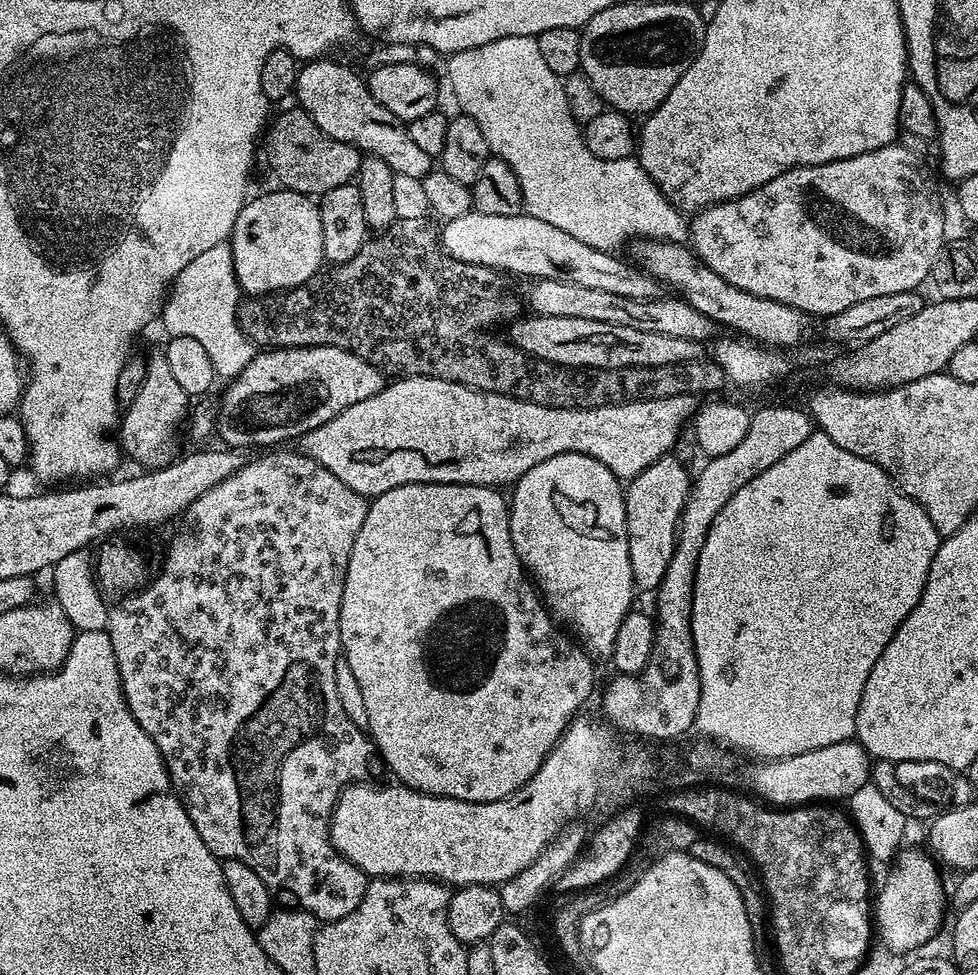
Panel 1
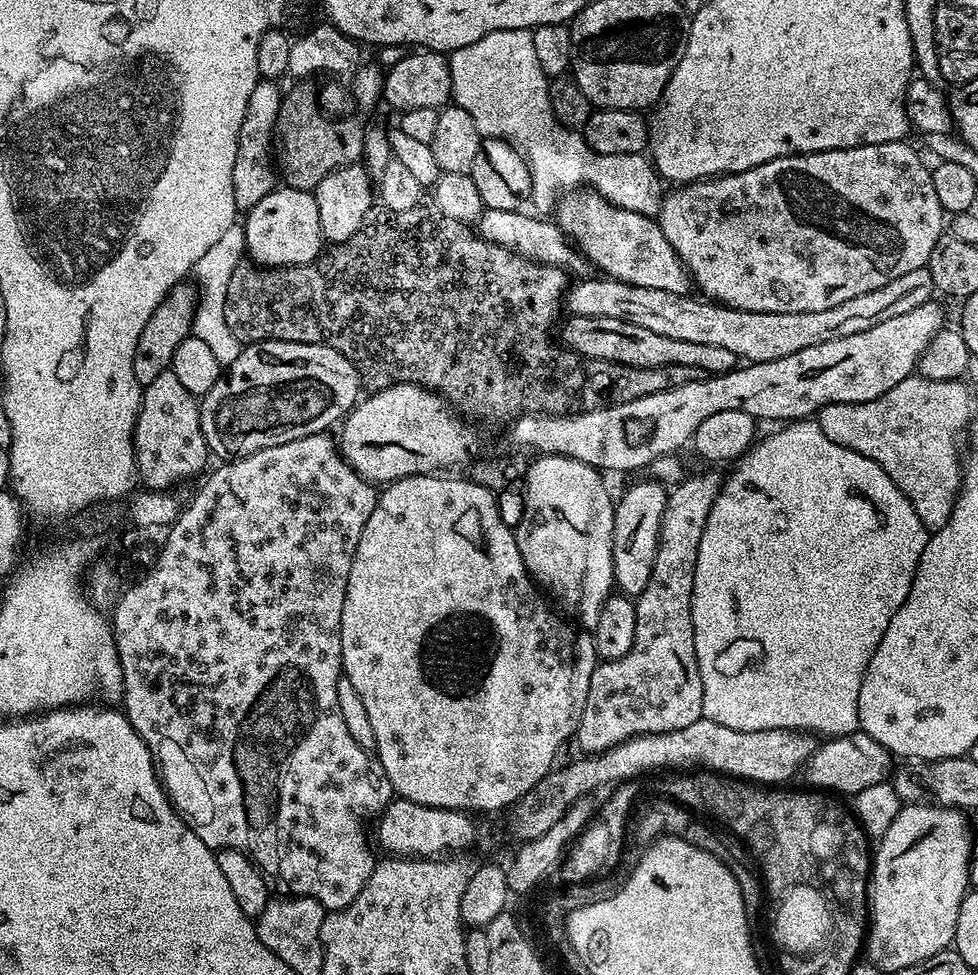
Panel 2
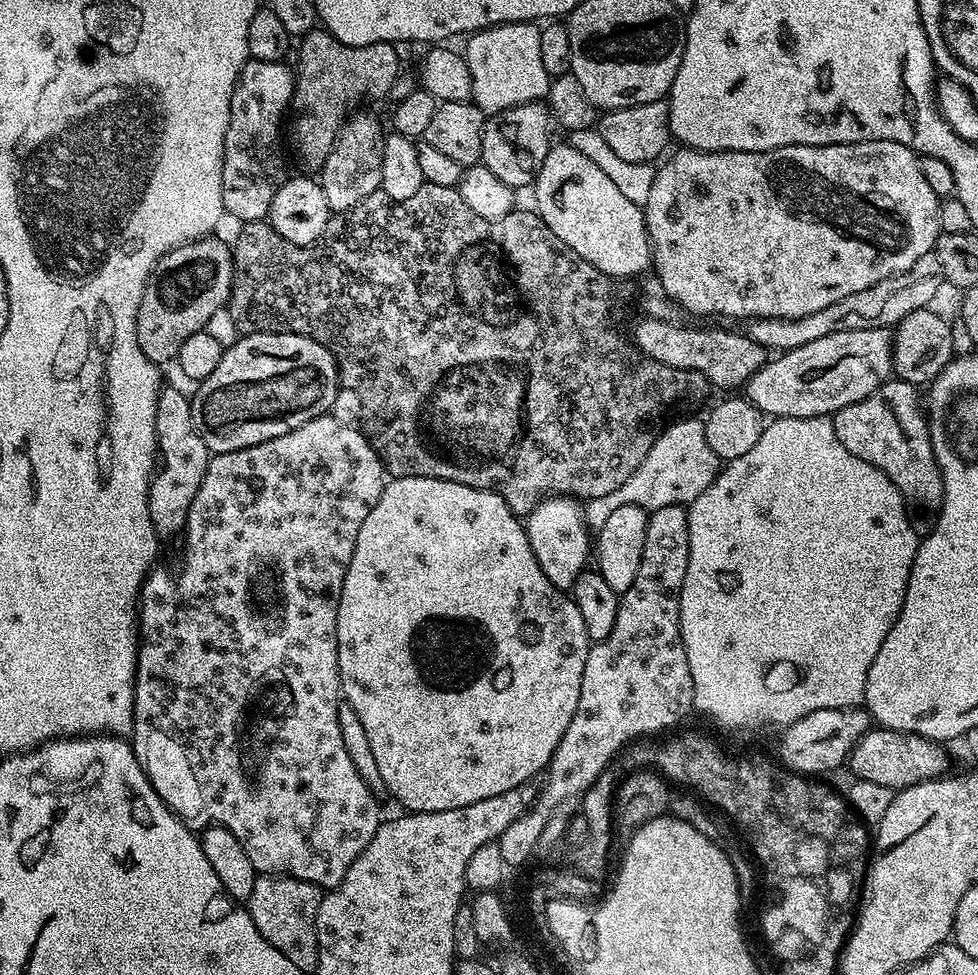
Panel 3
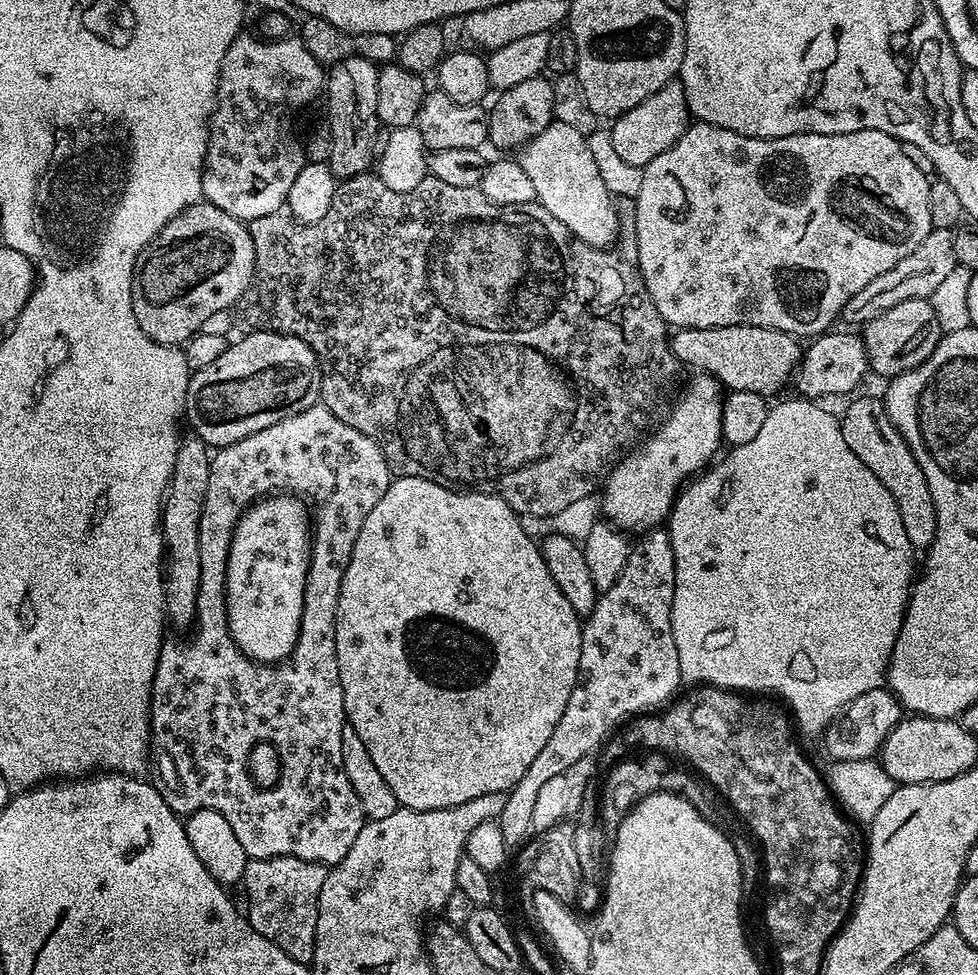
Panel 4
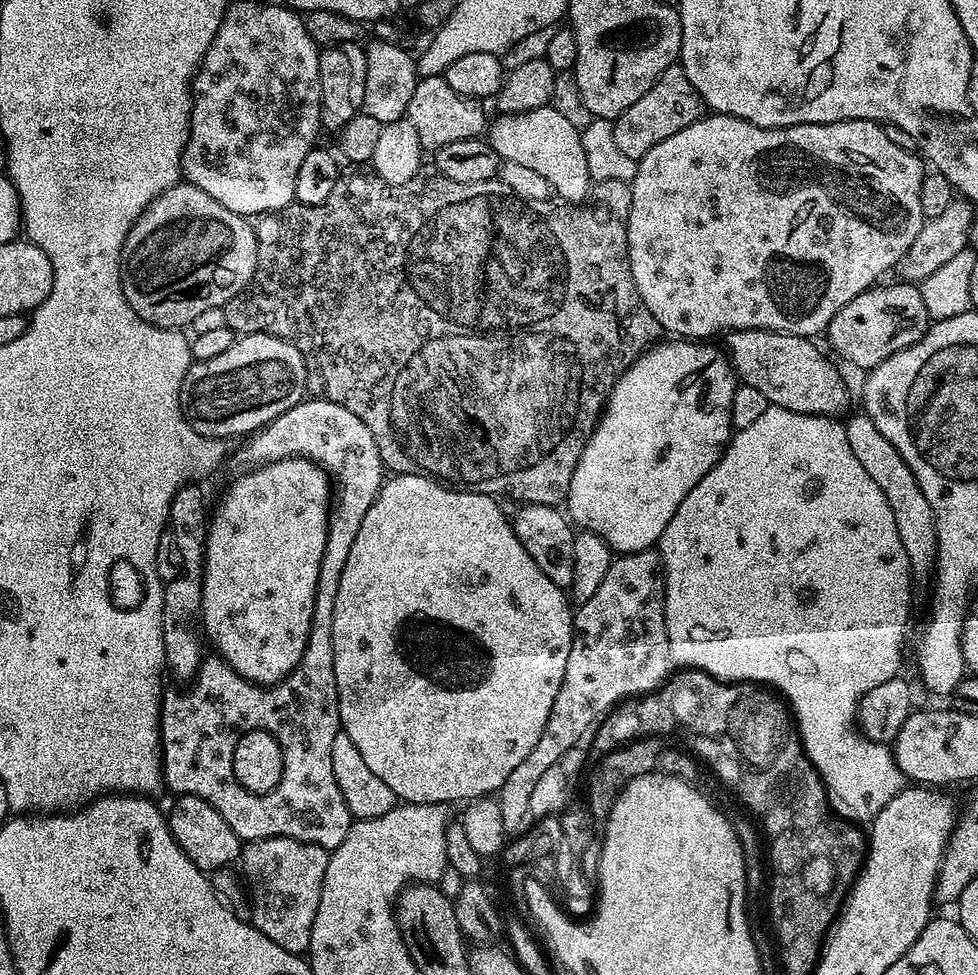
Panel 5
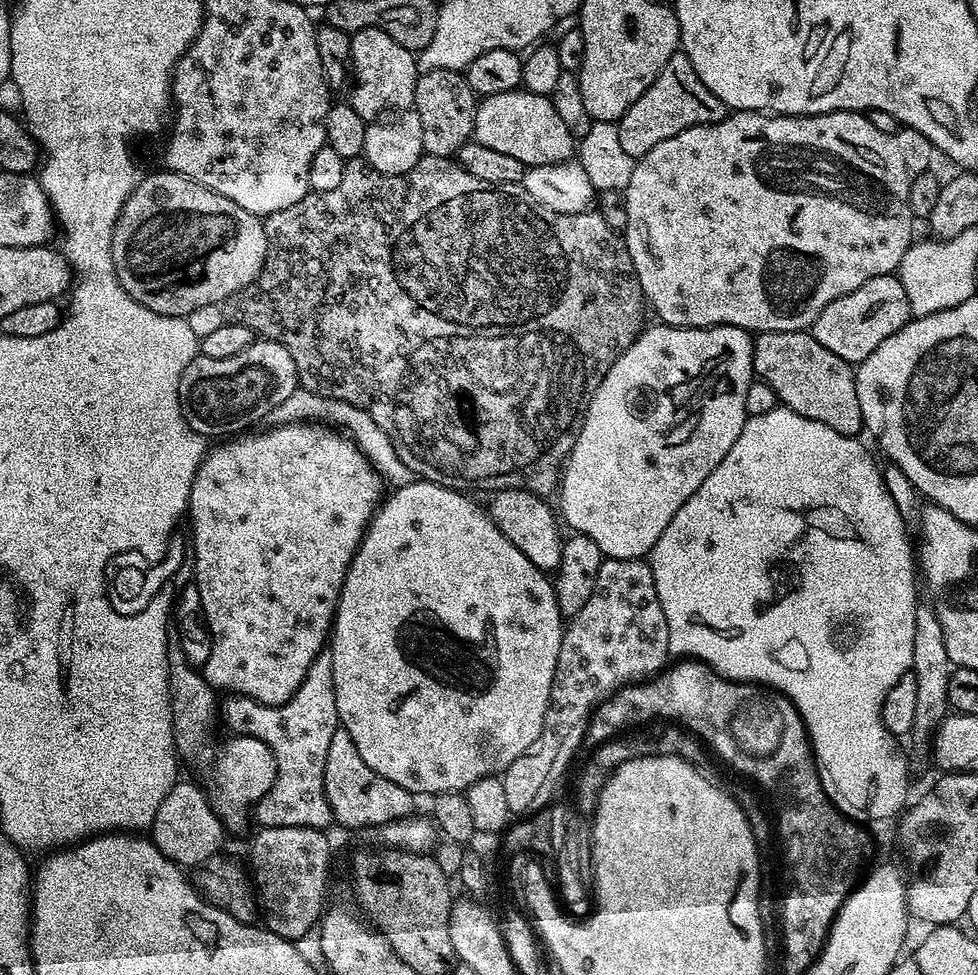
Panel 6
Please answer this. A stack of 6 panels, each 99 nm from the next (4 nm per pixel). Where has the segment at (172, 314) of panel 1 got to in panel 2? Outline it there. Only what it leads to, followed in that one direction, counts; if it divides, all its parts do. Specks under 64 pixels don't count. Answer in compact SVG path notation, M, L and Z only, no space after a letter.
M234 223L230 226L230 230L225 230L222 238L218 238L218 242L214 242L214 246L210 246L210 250L206 250L206 254L202 254L202 258L198 258L198 262L191 269L191 273L196 275L194 284L199 292L191 335L202 338L210 346L210 350L214 351L214 356L218 358L221 366L232 364L234 358L238 358L242 347L241 341L237 340L236 335L232 333L232 326L228 323L228 317L224 315L224 307L228 301L230 278L241 264L247 247L243 223Z

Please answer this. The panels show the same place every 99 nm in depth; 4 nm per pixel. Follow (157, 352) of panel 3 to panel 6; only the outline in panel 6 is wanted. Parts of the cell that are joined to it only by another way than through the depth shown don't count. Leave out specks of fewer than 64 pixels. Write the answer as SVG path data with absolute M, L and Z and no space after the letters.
M159 170L141 179L126 198L112 235L112 261L120 285L142 306L163 316L187 318L198 306L223 305L230 294L250 286L259 276L268 243L264 221L250 210L242 210L230 198L194 182L177 172Z

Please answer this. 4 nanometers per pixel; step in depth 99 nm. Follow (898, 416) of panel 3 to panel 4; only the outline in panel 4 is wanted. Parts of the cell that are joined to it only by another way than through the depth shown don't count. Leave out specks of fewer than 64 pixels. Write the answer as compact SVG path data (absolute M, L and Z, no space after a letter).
M857 395L852 405L839 417L842 438L846 438L846 446L854 450L854 458L890 490L890 498L898 506L898 514L902 514L902 527L906 530L906 538L910 538L913 549L926 550L936 537L936 511L934 498L930 498L930 486L926 486L926 474L922 474L922 466L914 458L910 446L902 438L902 434L892 424L888 412L879 399L872 396Z

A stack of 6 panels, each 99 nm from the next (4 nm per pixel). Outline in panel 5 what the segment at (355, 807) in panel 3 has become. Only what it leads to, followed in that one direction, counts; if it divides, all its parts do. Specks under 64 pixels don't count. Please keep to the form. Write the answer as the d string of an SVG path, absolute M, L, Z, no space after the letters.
M305 398L290 410L278 414L278 418L271 420L267 427L255 433L248 442L234 456L238 463L248 464L244 466L273 464L275 460L302 456L319 464L334 481L334 503L328 518L326 550L318 576L310 634L298 666L279 684L251 684L249 680L239 676L227 662L221 660L219 655L212 654L201 663L199 672L185 687L189 687L185 692L163 693L160 702L160 762L164 770L164 784L176 796L204 796L204 787L235 789L237 782L232 763L236 744L247 732L269 732L282 750L284 763L282 778L275 790L267 794L239 794L240 796L212 794L207 797L210 806L214 806L214 810L218 810L218 814L222 814L222 818L230 822L230 830L234 830L234 834L238 834L242 842L266 838L294 838L331 850L346 842L346 834L350 834L354 823L354 817L346 806L346 798L342 798L342 790L338 790L338 782L334 779L333 759L330 758L334 738L342 731L338 686L334 678L334 601L338 599L338 582L342 582L342 569L346 567L346 558L350 558L350 546L354 546L354 538L358 538L362 518L366 518L366 510L374 506L374 498L378 498L380 487L386 479L384 459L380 457L380 448L374 442L370 426L366 426L366 422L358 418L358 414L350 414L346 406L338 406L334 402L319 398Z

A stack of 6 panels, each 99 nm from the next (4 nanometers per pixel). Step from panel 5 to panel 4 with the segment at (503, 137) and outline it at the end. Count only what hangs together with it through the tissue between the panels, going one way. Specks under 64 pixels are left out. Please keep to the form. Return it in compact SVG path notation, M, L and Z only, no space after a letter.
M553 122L519 149L518 159L534 186L538 203L579 240L607 249L617 243L620 220L616 217L614 197L604 184L594 154L590 154L588 141L589 137L566 126L566 122Z

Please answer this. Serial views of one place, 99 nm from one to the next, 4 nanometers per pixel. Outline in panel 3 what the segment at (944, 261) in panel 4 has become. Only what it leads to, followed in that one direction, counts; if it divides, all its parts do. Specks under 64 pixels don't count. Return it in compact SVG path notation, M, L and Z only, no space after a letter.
M934 254L918 258L910 270L906 270L897 276L888 276L882 282L874 282L874 286L866 286L866 290L858 290L846 298L838 298L838 302L826 306L823 310L817 310L815 314L806 314L806 318L794 318L783 320L782 318L756 318L746 324L746 334L754 342L758 342L766 350L773 353L789 352L798 346L806 346L806 342L815 342L818 338L826 338L826 334L838 334L842 330L866 330L867 328L891 329L906 318L906 314L914 314L914 310L927 308L933 302L932 299L940 292L940 287L945 287L946 281L942 274L942 262Z

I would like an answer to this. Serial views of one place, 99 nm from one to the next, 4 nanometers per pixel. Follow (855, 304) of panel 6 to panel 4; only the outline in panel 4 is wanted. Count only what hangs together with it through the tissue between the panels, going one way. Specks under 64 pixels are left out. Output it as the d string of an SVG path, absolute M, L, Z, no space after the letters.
M931 299L907 300L873 316L862 328L864 349L868 355L868 366L873 373L891 378L915 368L938 346L942 329L932 309Z

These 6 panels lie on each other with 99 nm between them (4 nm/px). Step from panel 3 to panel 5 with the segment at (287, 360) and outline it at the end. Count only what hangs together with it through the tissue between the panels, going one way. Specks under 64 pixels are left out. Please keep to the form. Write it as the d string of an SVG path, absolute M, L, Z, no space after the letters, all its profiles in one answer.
M249 332L237 338L230 350L218 354L218 358L190 365L180 403L184 405L184 416L200 436L247 437L305 399L307 387L304 359L291 342L264 332Z

